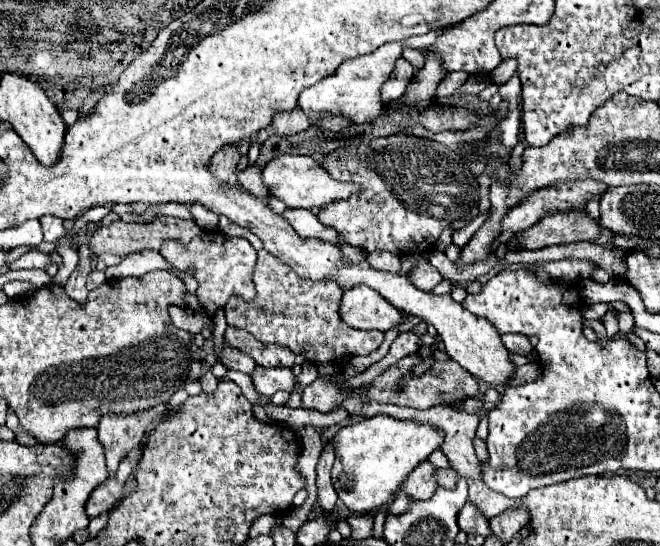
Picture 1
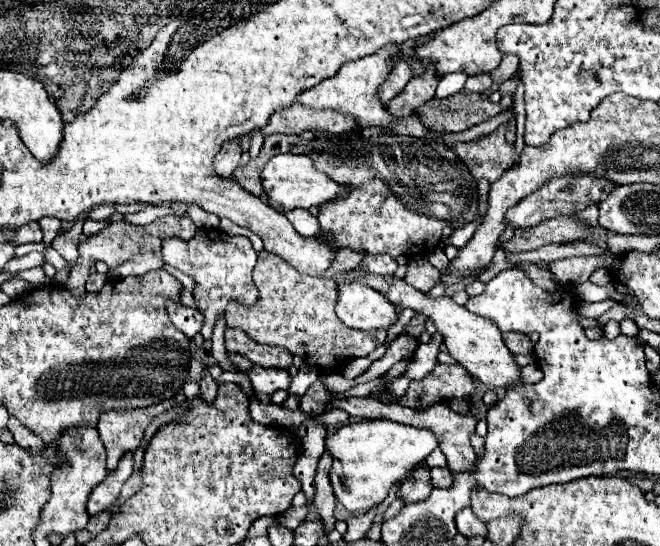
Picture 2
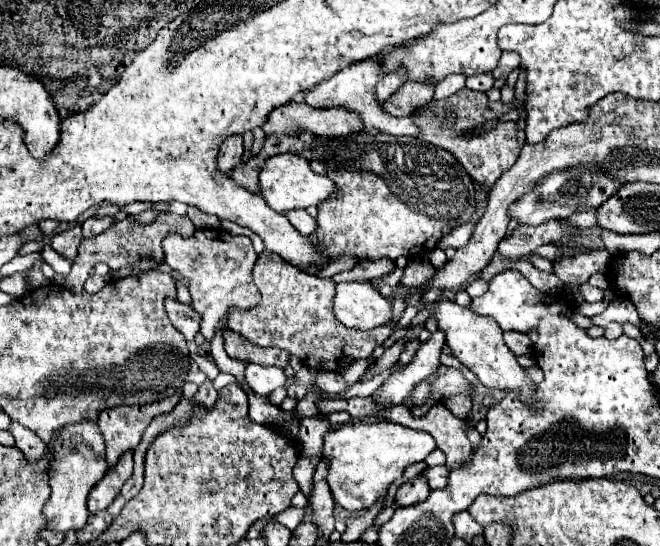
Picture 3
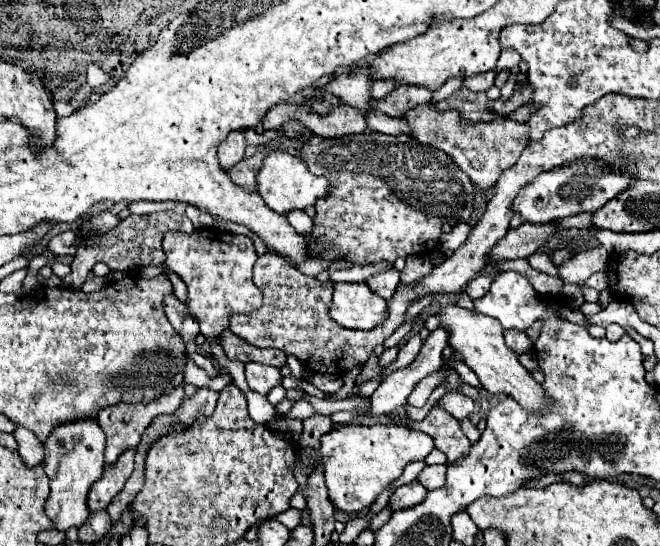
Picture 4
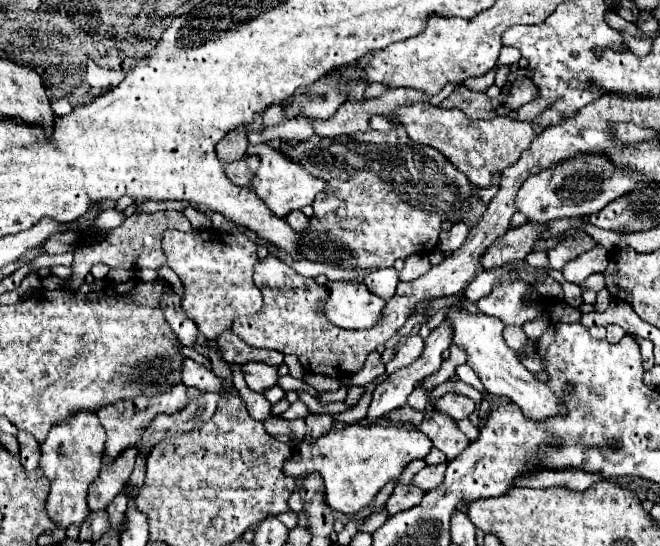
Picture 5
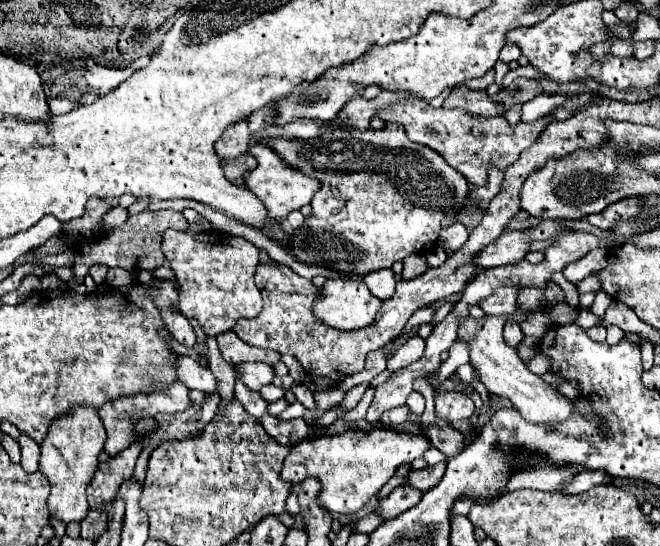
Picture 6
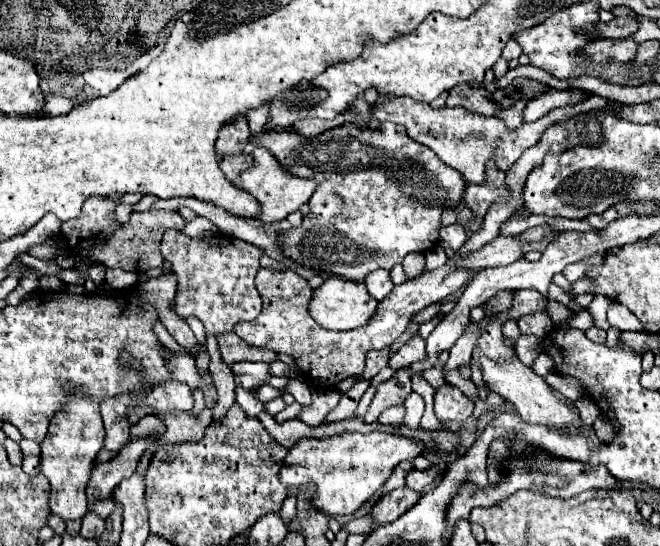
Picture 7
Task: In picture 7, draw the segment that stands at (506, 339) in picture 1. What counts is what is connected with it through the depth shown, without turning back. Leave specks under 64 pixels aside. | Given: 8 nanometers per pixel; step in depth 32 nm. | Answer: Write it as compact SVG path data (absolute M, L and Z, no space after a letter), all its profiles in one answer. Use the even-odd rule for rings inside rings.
M508 320L506 324L504 324L504 328L502 328L502 332L504 332L504 338L514 346L518 340L520 340L520 328L518 328L518 324L514 322L514 320Z

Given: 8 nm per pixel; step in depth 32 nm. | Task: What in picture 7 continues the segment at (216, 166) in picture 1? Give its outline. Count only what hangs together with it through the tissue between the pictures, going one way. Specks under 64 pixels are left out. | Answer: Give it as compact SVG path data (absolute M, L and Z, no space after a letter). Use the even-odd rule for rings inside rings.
M240 116L232 124L226 124L220 130L220 136L216 140L216 154L218 156L240 154L240 152L244 152L244 148L250 142L250 138L252 138L252 134L250 134L248 122L246 122L244 116Z

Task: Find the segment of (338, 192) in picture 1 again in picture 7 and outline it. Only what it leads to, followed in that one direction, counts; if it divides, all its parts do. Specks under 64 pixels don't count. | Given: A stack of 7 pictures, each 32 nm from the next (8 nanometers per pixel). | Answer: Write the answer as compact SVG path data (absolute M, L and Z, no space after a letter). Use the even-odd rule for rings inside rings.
M254 148L252 150L254 156L254 168L242 172L242 176L234 182L238 188L244 188L246 192L250 192L262 206L262 222L280 222L284 220L290 212L298 210L302 204L308 204L312 192L316 190L316 182L310 178L300 178L296 174L286 172L284 168L280 168L278 160L272 156L272 152L264 150L264 148Z

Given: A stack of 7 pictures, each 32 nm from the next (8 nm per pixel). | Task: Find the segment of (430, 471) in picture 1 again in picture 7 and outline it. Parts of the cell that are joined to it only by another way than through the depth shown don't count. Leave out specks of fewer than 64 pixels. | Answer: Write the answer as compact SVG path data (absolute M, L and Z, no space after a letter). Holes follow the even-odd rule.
M408 486L396 488L376 502L376 506L372 508L372 516L378 524L388 524L402 516L406 510L410 510L420 500L420 496L420 492L412 492L412 488Z

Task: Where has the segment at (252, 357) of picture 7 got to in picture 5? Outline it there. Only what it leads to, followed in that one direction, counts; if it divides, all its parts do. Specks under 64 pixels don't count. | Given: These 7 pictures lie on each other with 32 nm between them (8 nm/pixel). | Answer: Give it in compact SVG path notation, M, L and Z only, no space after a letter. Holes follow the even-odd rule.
M222 332L218 336L218 346L222 350L222 356L228 364L246 364L246 362L264 362L270 366L280 366L284 362L284 354L276 350L262 350L252 348L244 340L240 340L236 334Z

